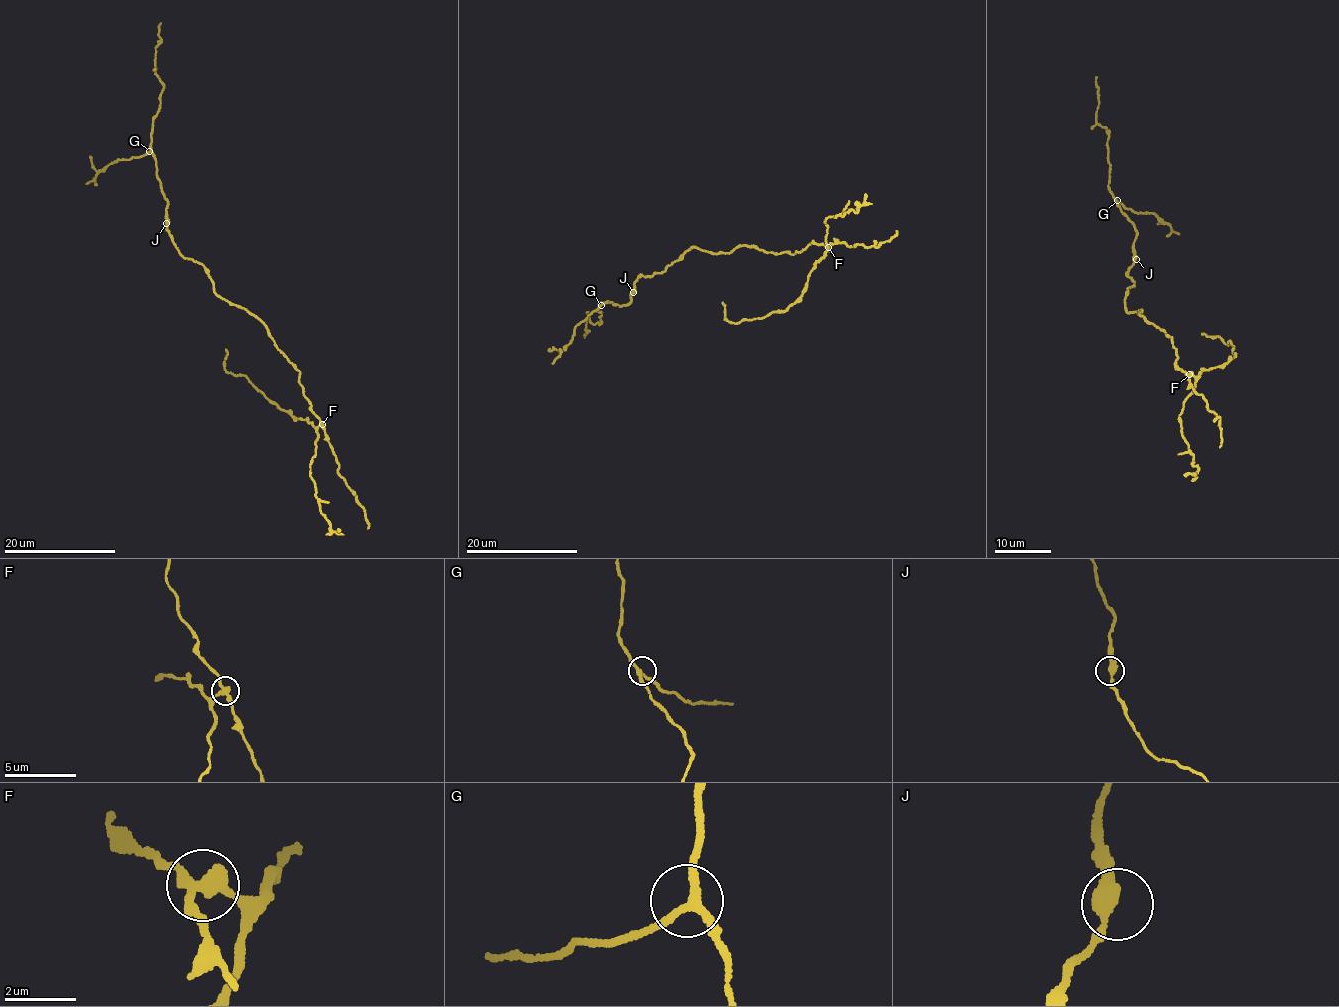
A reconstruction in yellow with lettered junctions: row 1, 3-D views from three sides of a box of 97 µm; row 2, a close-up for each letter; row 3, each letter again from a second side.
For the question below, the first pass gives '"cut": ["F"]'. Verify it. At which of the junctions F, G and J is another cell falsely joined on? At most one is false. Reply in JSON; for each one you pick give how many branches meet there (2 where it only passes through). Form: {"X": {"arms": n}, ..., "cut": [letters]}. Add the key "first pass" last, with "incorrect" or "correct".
{"F": {"arms": 3}, "cut": ["F"], "first pass": "correct"}

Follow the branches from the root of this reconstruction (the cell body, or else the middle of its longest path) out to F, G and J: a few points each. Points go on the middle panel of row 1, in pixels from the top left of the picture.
F: (708, 251), (729, 253), (747, 245), (769, 252), (791, 254), (812, 241), (828, 247)
G: (708, 251), (690, 247), (664, 271), (646, 277), (641, 275), (626, 305), (606, 302), (601, 305)
J: (708, 251), (690, 247), (664, 271), (646, 277), (641, 275), (633, 292)

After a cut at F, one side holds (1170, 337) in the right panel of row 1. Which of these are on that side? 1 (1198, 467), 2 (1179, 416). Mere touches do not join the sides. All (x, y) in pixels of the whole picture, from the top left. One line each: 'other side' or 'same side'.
1: other side
2: other side

